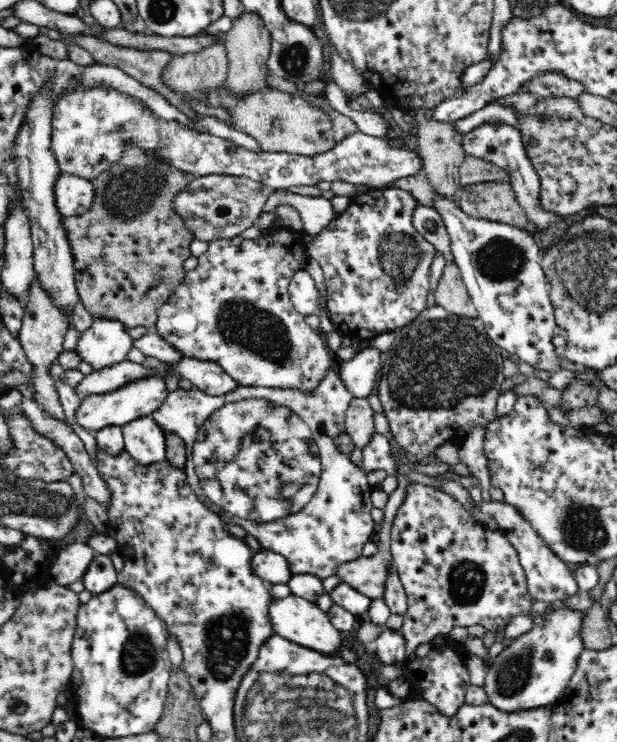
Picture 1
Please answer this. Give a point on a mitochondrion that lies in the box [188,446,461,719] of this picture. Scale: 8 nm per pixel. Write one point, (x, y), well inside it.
(227, 637)

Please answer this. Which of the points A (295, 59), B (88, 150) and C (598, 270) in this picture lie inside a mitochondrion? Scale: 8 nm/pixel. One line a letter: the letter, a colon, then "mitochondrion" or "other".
A: mitochondrion
B: mitochondrion
C: mitochondrion

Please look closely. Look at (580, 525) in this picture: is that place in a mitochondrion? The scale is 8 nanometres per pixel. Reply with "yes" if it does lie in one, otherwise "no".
yes

